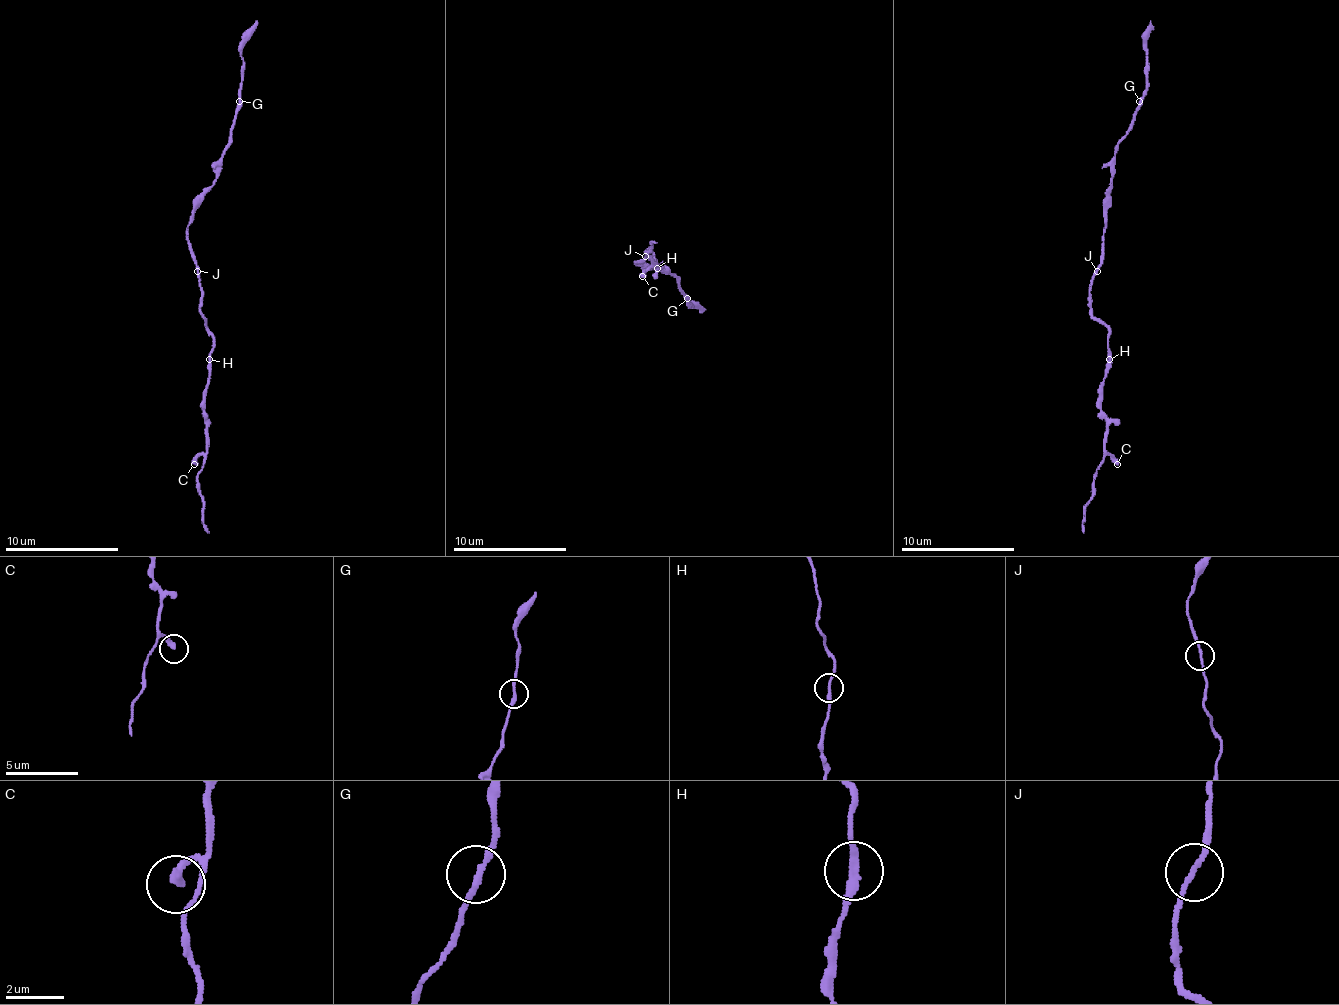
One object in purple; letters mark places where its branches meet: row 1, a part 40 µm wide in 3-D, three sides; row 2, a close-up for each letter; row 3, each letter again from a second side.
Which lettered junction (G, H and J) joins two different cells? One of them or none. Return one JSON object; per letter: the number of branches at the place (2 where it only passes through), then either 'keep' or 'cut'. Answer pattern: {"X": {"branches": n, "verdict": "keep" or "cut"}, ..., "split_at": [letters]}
{"G": {"branches": 2, "verdict": "keep"}, "H": {"branches": 2, "verdict": "keep"}, "J": {"branches": 2, "verdict": "keep"}, "split_at": []}

